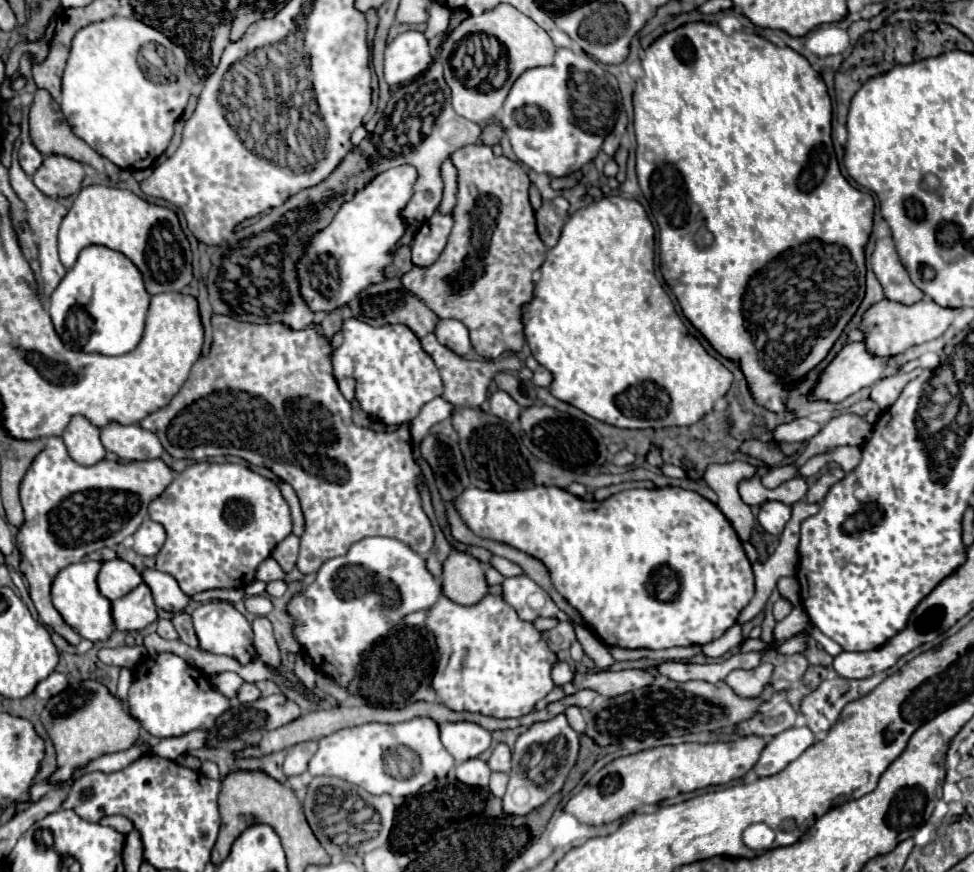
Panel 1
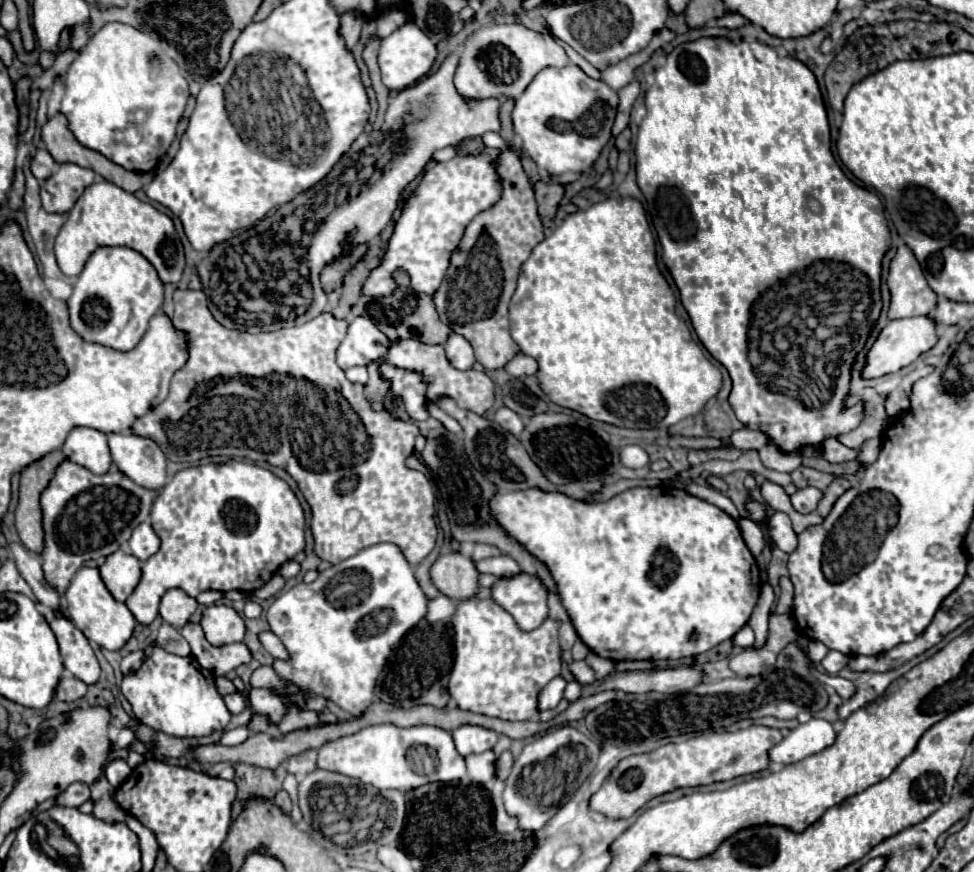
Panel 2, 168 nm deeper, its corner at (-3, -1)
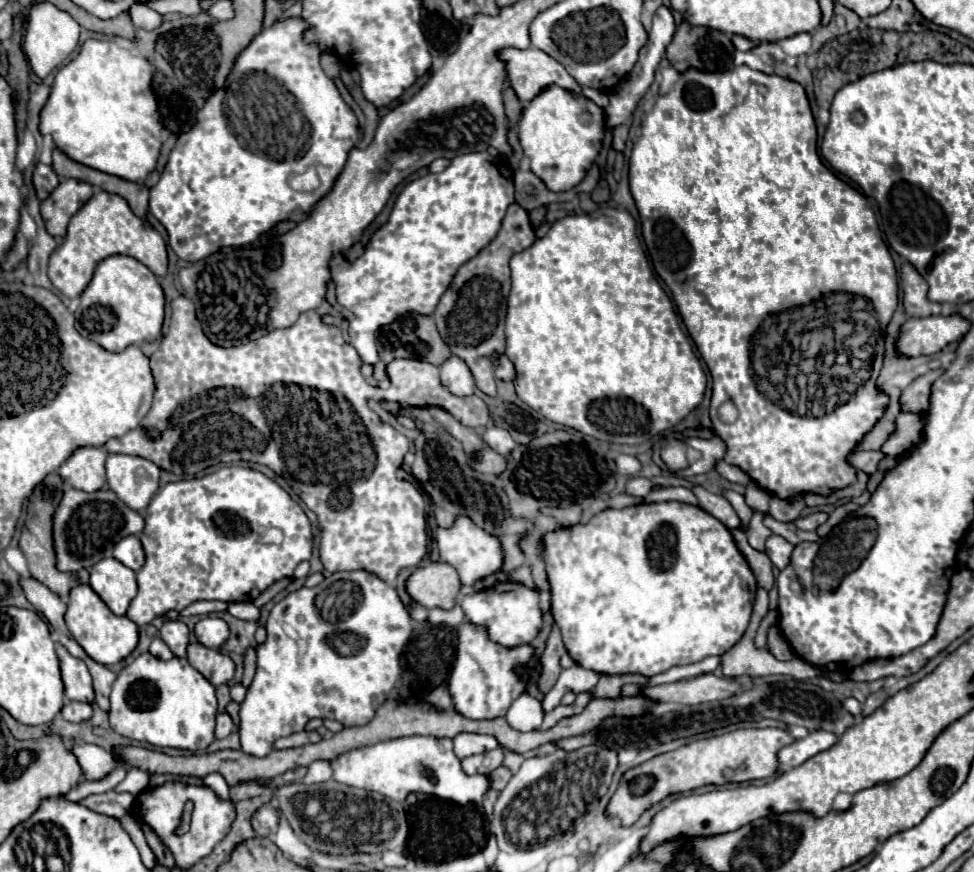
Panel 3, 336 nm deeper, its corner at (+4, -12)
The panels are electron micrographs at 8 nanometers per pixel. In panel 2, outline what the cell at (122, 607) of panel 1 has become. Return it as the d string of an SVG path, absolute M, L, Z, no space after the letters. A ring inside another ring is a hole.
M235 460L179 470L157 496L151 510L151 526L161 538L161 548L143 562L141 582L125 600L129 612L143 626L149 626L157 618L159 600L169 588L183 588L189 596L197 596L205 590L255 592L283 562L305 548L305 516L291 488L273 472Z

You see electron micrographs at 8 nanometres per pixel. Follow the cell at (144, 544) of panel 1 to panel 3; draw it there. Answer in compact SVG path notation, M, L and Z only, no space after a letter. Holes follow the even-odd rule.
M136 535L124 537L120 543L116 543L114 557L126 567L130 567L132 571L138 571L144 565L144 549L140 539Z

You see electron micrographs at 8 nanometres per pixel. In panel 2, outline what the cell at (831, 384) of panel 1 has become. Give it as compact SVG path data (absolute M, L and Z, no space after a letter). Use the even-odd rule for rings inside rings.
M917 316L917 318L905 318L905 320L891 320L877 336L877 340L873 342L871 350L867 352L867 360L863 366L861 376L865 380L871 378L881 378L885 374L893 374L899 372L901 368L909 366L911 362L915 362L921 354L925 354L927 350L931 350L935 346L935 324L929 316Z

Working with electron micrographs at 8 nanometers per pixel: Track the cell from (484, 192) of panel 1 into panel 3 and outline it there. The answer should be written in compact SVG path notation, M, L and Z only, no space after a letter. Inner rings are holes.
M512 203L506 211L504 223L496 239L482 249L474 259L464 263L448 291L442 295L436 311L432 313L438 333L448 343L450 351L460 357L472 371L476 379L476 387L494 397L496 395L496 379L494 379L494 363L498 355L504 353L504 319L506 319L506 299L510 293L510 267L508 261L514 253L528 249L536 241L534 231L530 227L528 213Z

